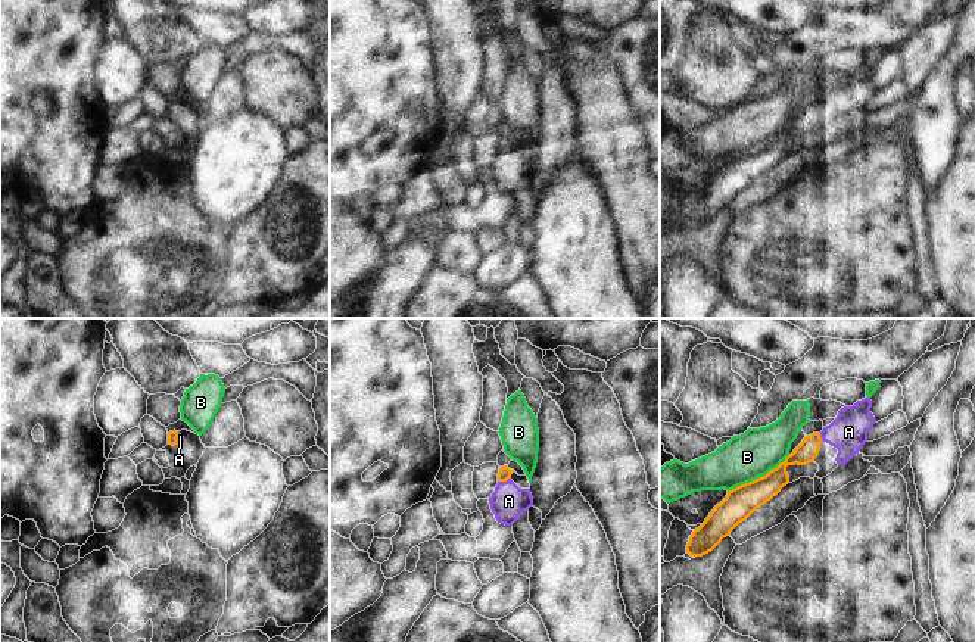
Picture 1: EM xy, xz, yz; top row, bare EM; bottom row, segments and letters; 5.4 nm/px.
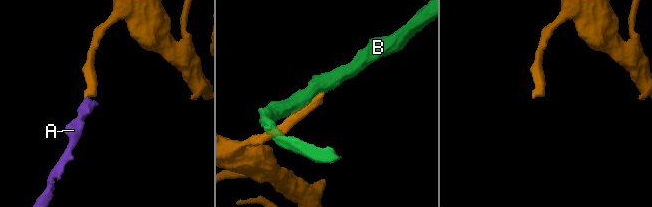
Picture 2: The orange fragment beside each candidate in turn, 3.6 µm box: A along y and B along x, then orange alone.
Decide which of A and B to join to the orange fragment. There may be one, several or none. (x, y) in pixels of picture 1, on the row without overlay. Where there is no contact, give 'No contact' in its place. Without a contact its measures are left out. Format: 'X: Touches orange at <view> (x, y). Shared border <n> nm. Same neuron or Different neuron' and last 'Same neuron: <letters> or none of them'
A: Touches orange at xz (502, 150). Shared border 70 nm. Same neuron
B: Touches orange at yz (759, 147). Shared border 400 nm. Different neuron
Same neuron: A

